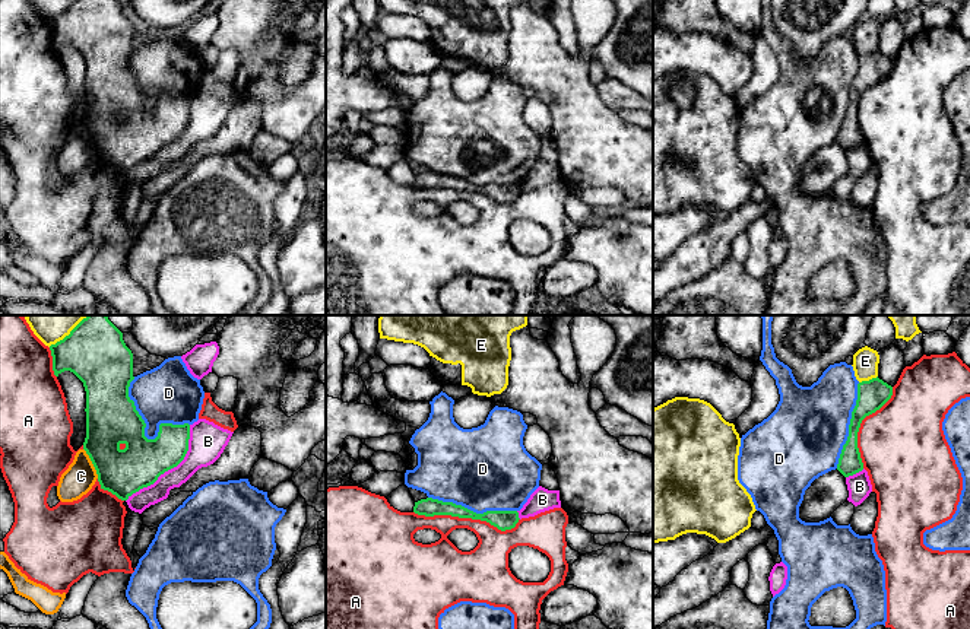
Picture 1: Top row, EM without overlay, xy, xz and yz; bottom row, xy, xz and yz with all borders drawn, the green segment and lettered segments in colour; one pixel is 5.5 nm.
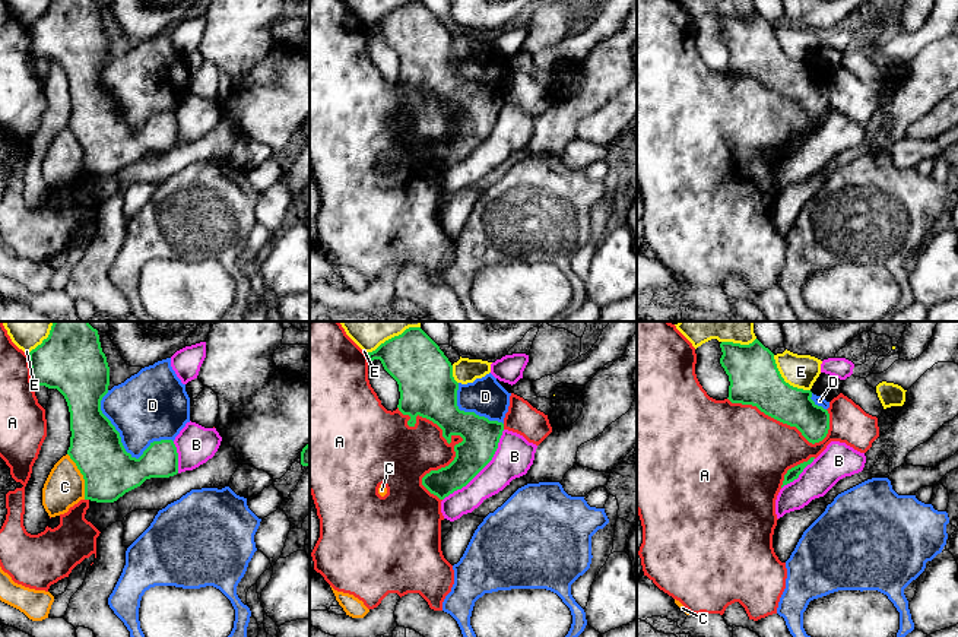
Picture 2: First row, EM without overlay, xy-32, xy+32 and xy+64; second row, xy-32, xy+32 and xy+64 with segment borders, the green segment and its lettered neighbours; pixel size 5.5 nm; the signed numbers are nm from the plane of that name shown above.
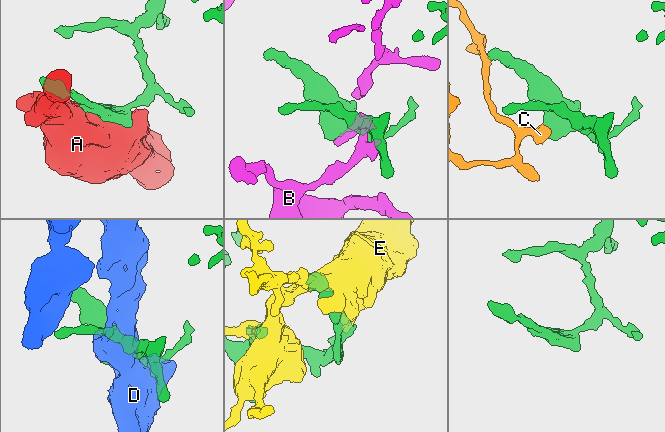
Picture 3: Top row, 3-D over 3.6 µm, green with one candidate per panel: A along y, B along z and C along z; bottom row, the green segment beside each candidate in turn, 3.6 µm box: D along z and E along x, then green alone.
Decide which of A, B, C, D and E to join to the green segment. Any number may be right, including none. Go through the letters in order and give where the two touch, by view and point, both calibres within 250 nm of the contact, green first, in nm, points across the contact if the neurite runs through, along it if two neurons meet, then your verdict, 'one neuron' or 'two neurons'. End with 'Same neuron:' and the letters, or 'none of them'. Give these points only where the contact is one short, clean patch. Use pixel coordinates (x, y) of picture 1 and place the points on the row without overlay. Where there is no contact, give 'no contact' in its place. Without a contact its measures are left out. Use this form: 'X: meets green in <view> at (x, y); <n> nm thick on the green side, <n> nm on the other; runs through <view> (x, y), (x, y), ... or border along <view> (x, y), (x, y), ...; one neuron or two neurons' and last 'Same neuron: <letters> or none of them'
A: meets green in xz at (466, 190); 110 nm thick on the green side, 190 nm on the other; two neurons
B: meets green in xy at (171, 140); 240 nm thick on the green side, 200 nm on the other; two neurons
C: meets green in xy at (92, 136); 260 nm thick on the green side, 170 nm on the other; border along xy (83, 121), (98, 151); two neurons
D: meets green in xy at (143, 105); 280 nm thick on the green side, 320 nm on the other; two neurons
E: meets green in yz at (869, 53); 170 nm thick on the green side, 140 nm on the other; two neurons
Same neuron: none of them

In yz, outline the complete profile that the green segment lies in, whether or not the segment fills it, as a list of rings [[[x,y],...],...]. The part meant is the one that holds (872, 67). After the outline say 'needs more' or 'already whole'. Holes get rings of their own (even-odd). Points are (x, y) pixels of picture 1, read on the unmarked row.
[[[872,51],[858,57],[858,73],[852,85],[849,109],[843,118],[837,143],[844,149],[853,149],[863,143],[863,136],[858,121],[858,105],[862,93],[879,83],[893,69],[893,60],[882,53]]]; already whole

